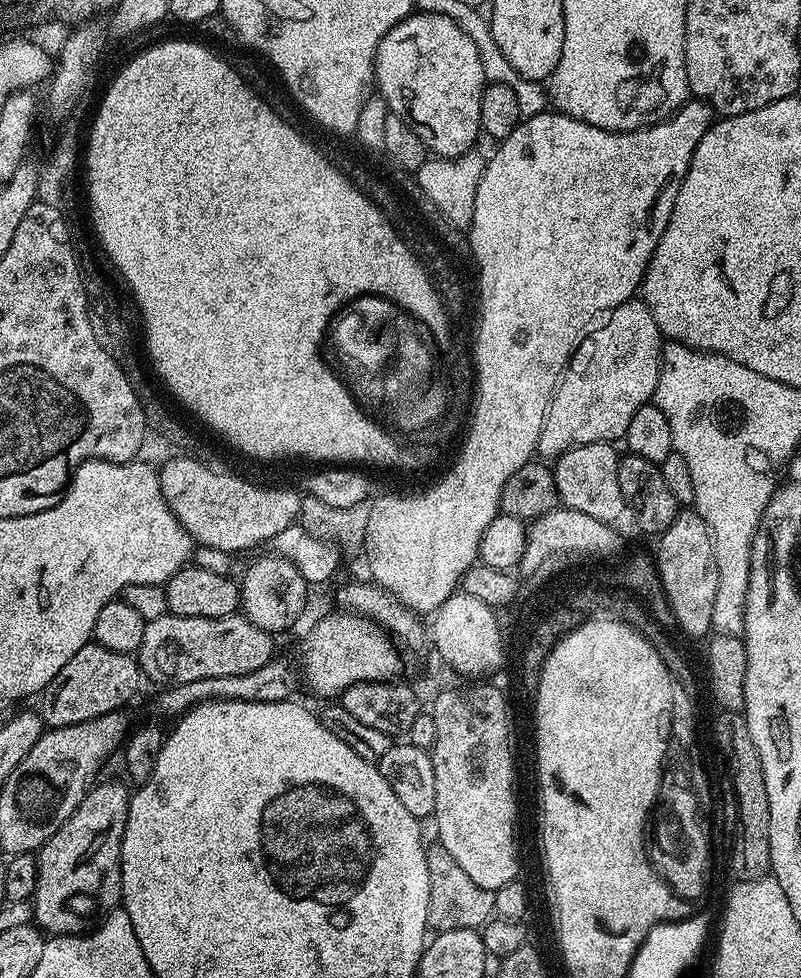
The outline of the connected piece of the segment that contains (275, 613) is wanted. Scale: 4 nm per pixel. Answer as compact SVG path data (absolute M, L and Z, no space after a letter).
M267 554L260 556L244 572L244 580L239 581L240 586L240 608L242 614L254 626L262 630L279 634L284 632L300 615L304 612L304 607L308 604L308 592L310 585L306 578L284 556Z

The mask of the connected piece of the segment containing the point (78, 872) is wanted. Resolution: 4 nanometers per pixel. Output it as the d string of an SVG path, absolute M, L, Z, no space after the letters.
M108 780L105 784L97 783L84 793L84 800L66 818L66 822L49 838L43 848L39 849L36 865L38 866L38 882L36 893L30 901L34 924L40 932L53 936L70 936L85 931L83 920L87 916L99 917L107 914L121 903L120 894L120 847L126 830L130 788L119 784L116 780Z

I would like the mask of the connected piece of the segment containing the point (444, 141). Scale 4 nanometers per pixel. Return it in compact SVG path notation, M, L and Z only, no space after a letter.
M413 11L411 16L400 20L384 35L376 47L374 84L379 95L388 103L393 116L401 116L411 126L414 134L422 138L424 147L436 158L459 158L481 135L480 115L482 94L485 86L482 58L478 58L478 46L458 25L437 12Z

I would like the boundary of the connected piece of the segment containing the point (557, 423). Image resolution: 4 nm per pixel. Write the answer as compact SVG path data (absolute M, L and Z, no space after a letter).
M633 298L622 302L607 313L604 322L601 328L593 327L576 345L568 367L556 385L556 391L548 404L542 434L536 443L541 457L559 458L563 452L583 444L619 441L630 426L630 418L634 418L636 411L656 395L662 367L662 333L643 299Z

